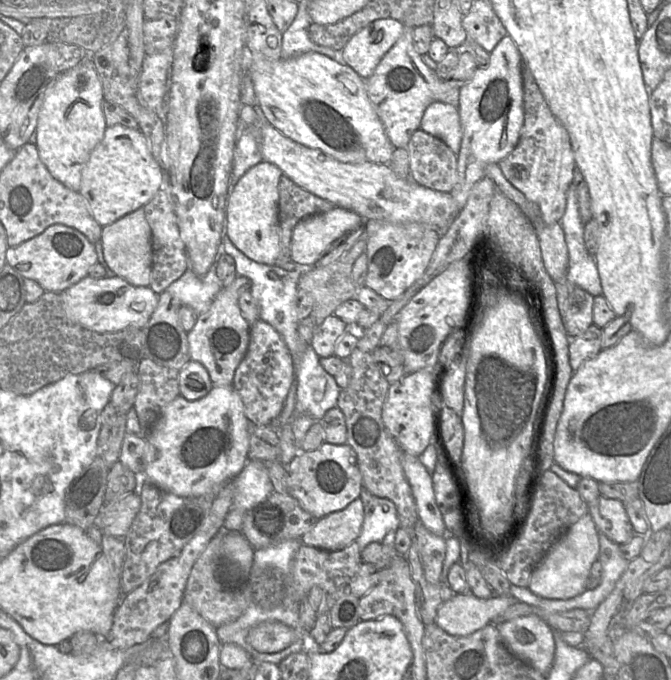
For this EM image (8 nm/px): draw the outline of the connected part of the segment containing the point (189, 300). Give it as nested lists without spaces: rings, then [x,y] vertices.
[[[215,261],[204,276],[198,276],[188,268],[165,290],[178,305],[192,309],[197,316],[206,312],[222,288],[216,273]]]

